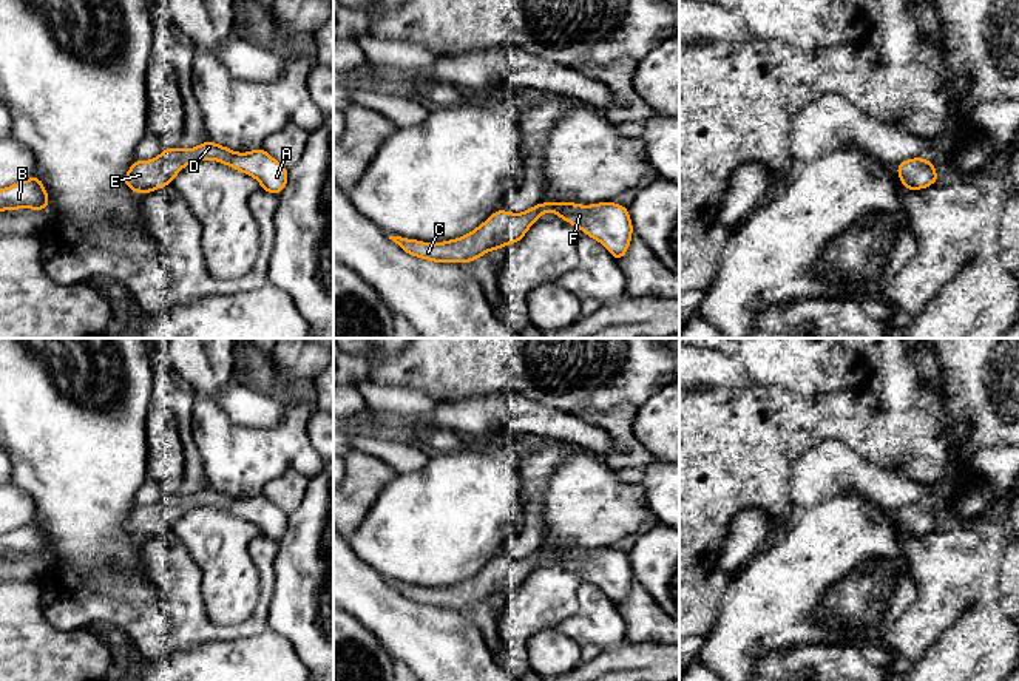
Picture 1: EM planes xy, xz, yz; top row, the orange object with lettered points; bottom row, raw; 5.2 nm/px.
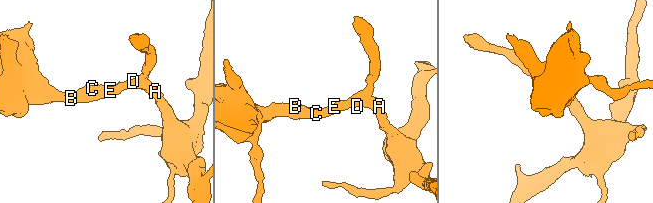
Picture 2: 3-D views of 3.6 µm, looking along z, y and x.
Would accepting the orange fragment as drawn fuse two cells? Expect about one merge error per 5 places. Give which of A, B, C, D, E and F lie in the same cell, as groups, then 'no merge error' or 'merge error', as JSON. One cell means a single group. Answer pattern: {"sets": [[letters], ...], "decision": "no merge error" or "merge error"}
{"sets": [["A", "B", "C", "D", "E", "F"]], "decision": "no merge error"}

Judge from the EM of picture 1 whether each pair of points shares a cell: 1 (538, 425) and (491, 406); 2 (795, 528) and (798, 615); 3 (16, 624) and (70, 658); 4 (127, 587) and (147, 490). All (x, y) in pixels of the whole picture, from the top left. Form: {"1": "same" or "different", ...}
{"1": "same", "2": "same", "3": "same", "4": "different"}

